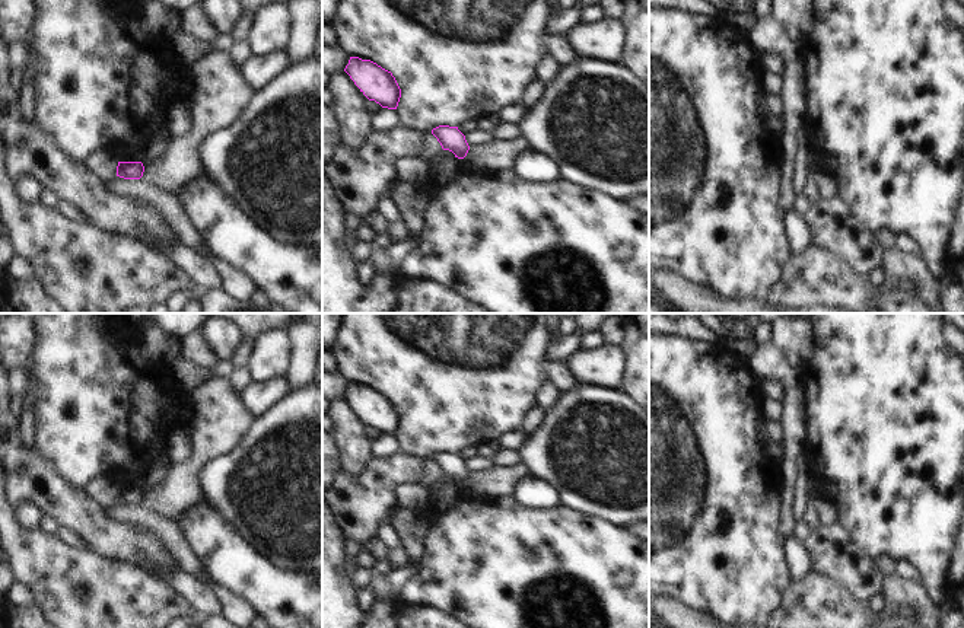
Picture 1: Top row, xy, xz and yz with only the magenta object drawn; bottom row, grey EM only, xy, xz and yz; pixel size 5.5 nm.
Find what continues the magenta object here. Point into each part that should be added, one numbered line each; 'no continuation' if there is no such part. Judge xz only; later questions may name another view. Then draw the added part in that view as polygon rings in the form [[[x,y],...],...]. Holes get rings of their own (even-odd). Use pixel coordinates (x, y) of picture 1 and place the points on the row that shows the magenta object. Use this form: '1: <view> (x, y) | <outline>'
no continuation

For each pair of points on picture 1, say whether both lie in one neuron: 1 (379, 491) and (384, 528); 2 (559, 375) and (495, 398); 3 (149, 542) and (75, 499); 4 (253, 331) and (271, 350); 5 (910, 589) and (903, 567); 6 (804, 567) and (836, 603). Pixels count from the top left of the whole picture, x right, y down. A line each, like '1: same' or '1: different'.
1: different
2: different
3: same
4: different
5: different
6: different

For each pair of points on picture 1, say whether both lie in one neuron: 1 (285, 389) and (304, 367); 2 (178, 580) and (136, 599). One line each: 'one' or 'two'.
1: two
2: two

